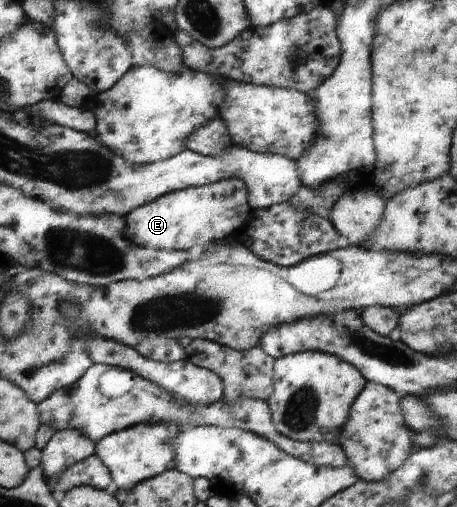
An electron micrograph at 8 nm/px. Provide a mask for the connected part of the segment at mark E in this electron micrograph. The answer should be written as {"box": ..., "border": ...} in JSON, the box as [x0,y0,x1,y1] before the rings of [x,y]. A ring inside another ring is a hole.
{"box":[124,178,251,252],"border":[[[238,178],[169,192],[126,215],[124,236],[131,240],[132,244],[156,250],[186,252],[198,243],[206,245],[218,243],[231,238],[233,232],[238,231],[250,218],[248,214],[251,212],[248,208],[250,198],[246,196],[250,196],[250,193],[246,192],[246,185]]]}

